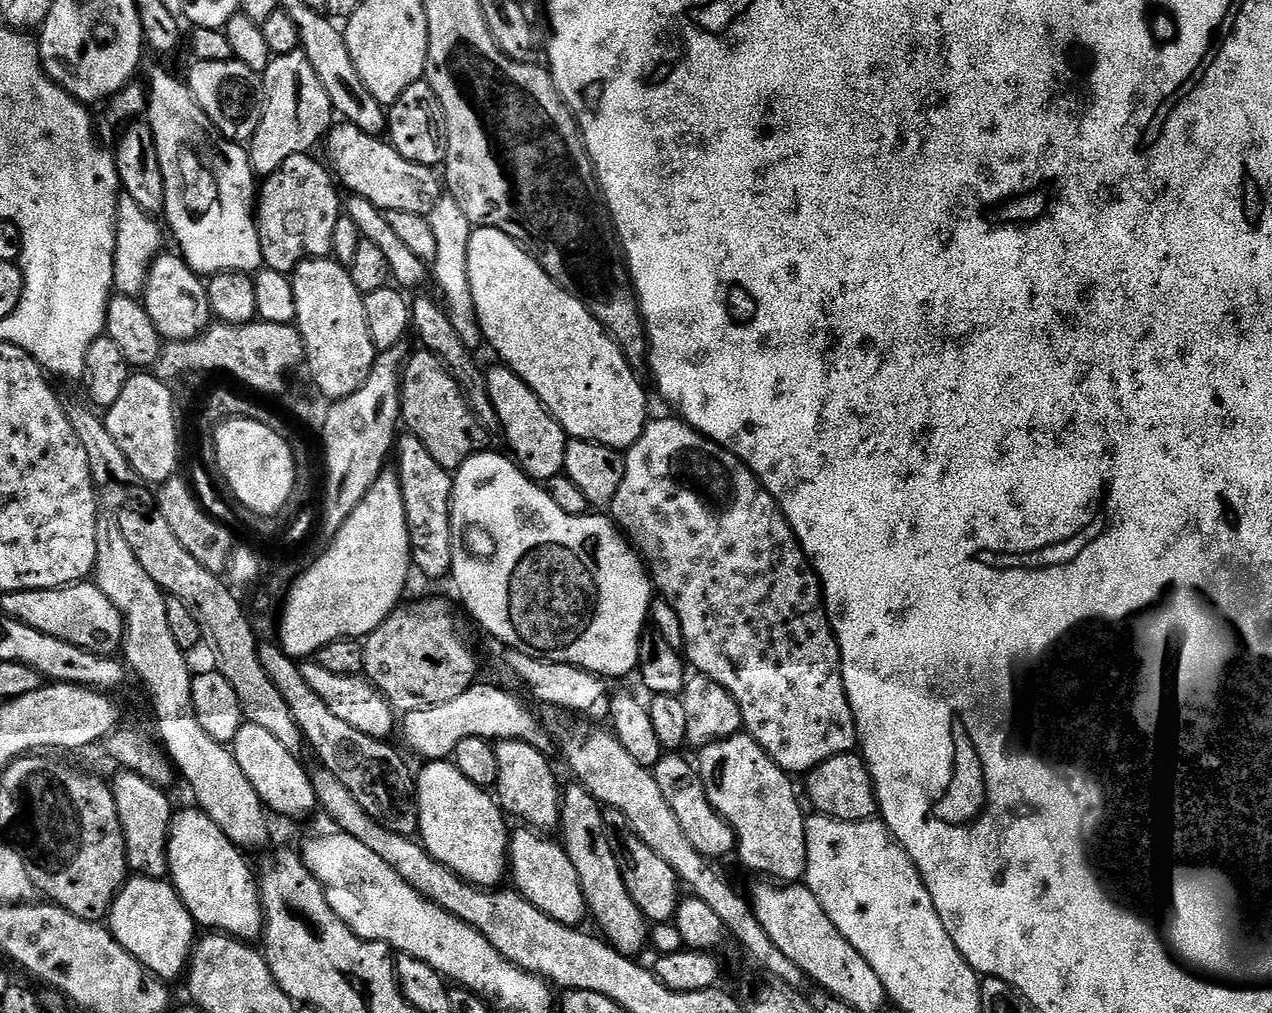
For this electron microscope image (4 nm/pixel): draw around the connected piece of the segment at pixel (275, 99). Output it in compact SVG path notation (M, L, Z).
M302 50L273 56L272 61L268 64L268 69L262 73L262 107L260 108L260 118L256 121L256 132L252 136L246 151L248 161L252 164L252 170L257 177L267 178L286 158L294 154L308 154L313 151L312 147L316 143L325 139L326 133L333 127L334 109L330 98L326 94L326 86L318 78L310 58Z

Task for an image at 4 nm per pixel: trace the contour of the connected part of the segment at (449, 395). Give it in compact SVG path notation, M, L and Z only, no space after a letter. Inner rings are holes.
M427 350L413 351L409 355L400 378L400 418L403 427L411 435L418 437L422 446L430 450L430 458L438 462L438 466L449 470L455 470L463 466L466 461L476 455L478 450L489 447L488 436L485 425L480 423L472 407L468 404L468 397L460 389L455 378L444 365L443 360L439 360L433 352Z

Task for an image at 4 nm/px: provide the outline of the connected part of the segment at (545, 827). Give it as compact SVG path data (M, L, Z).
M501 740L495 745L496 757L498 758L498 782L494 792L498 797L498 803L509 817L521 816L527 827L548 834L560 823L560 801L562 799L561 785L556 785L556 776L548 765L548 756L539 752L534 746L517 740Z

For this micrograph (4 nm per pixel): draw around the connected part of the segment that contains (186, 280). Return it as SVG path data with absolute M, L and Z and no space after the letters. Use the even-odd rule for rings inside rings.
M179 254L157 256L146 278L142 303L146 314L150 314L150 322L154 322L158 334L168 342L193 340L203 334L214 320L207 283Z

